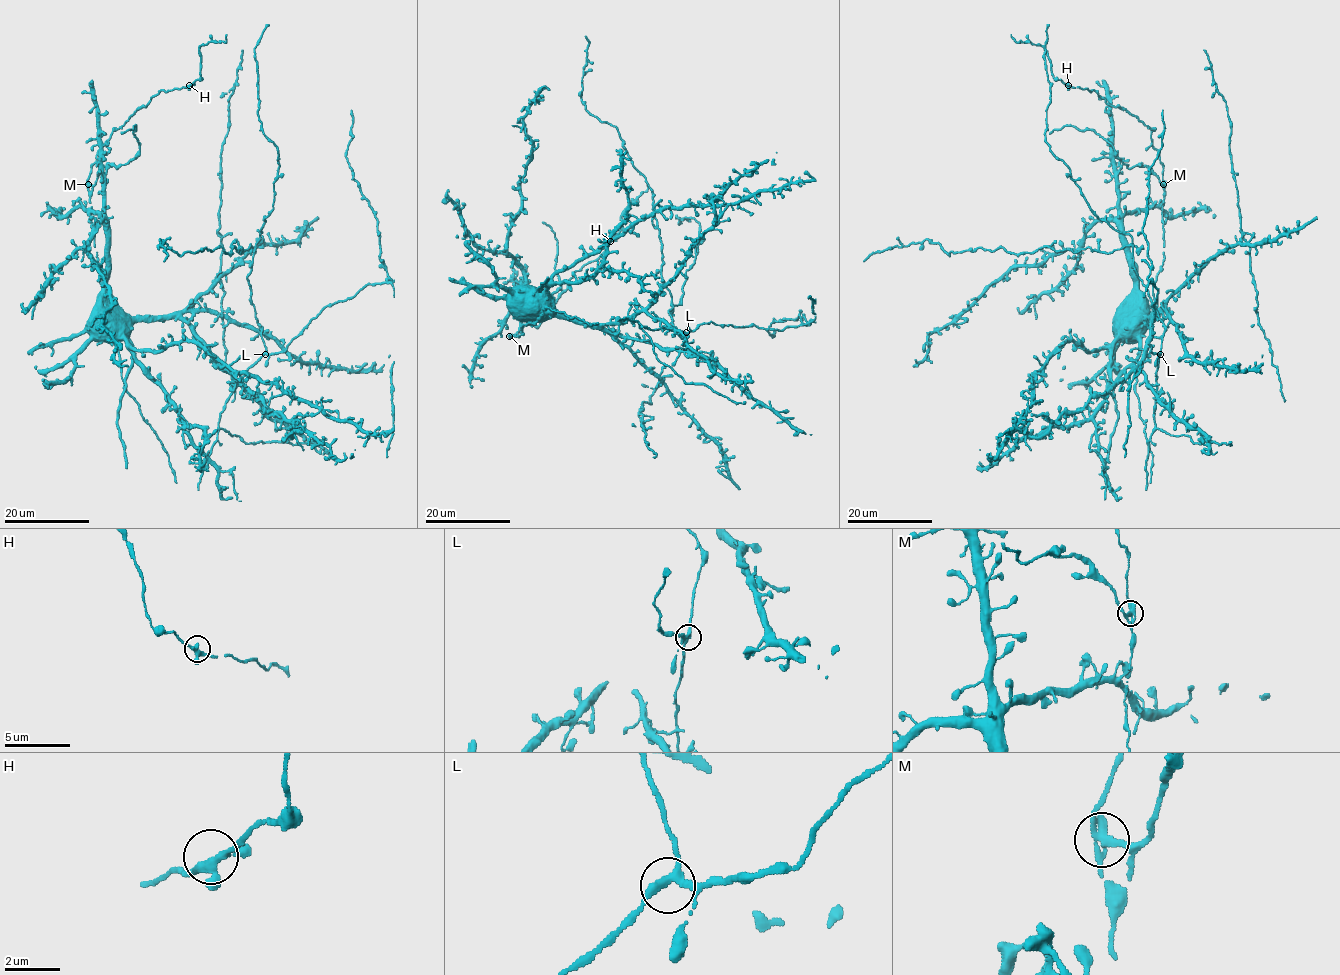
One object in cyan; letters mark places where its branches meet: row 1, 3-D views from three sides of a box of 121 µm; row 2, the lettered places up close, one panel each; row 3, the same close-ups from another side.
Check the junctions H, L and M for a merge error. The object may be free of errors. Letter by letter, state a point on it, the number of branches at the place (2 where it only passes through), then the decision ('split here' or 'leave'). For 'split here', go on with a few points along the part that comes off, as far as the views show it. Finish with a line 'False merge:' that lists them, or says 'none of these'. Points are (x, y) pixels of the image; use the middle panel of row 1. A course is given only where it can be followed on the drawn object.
H: place (610, 241); branches 3; leave
L: place (686, 332); branches 3; leave
M: place (509, 336); branches 3; split here; course (510, 336), (518, 331), (519, 325), (539, 301), (560, 286), (555, 267), (555, 235), (542, 222)
False merge: M

